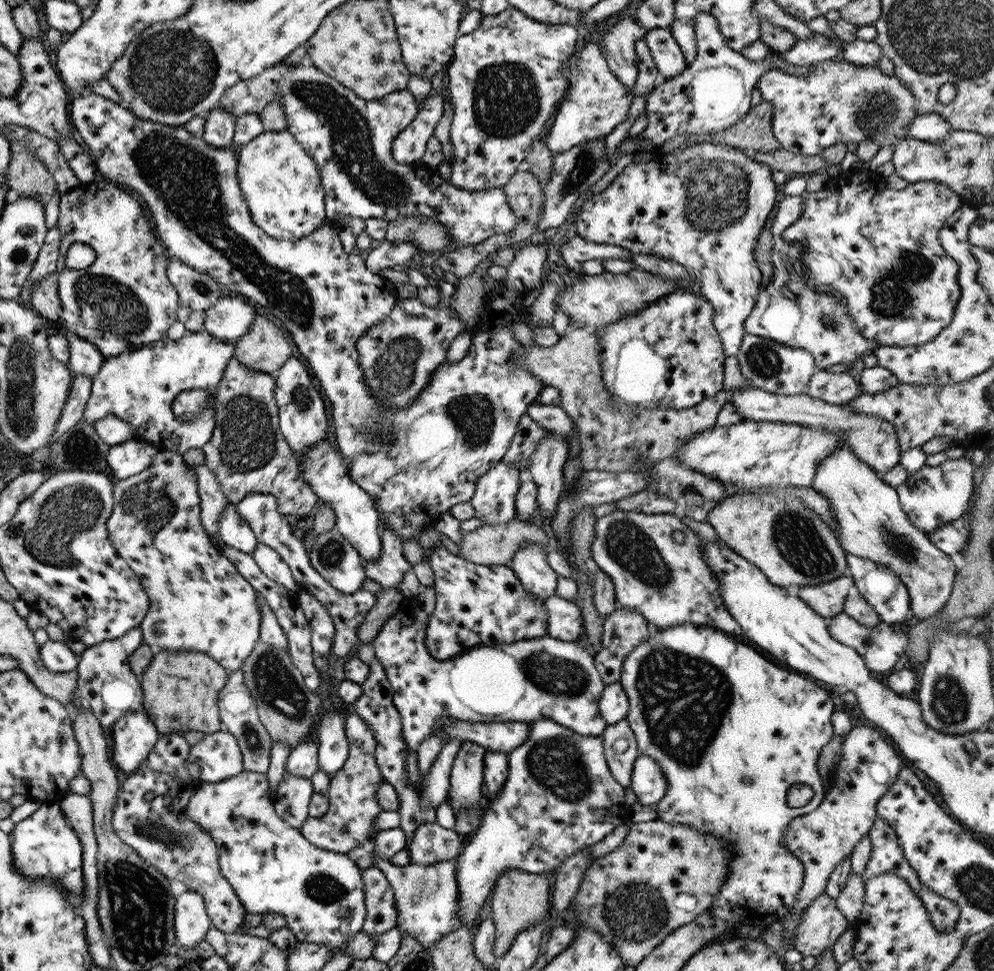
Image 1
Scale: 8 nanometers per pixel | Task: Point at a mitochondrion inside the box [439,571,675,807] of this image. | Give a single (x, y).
(553, 675)

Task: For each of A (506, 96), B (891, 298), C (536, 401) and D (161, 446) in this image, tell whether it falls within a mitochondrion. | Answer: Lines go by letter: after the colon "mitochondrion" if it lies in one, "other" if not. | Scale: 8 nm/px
A: mitochondrion
B: mitochondrion
C: other
D: other

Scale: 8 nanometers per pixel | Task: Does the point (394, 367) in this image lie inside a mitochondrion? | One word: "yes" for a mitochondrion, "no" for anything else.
yes

